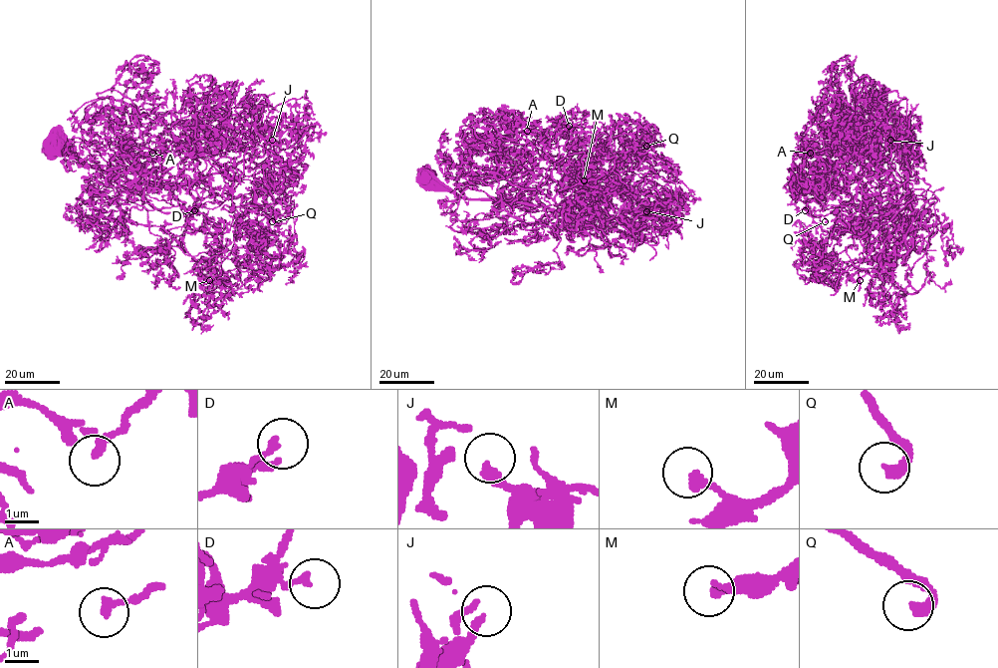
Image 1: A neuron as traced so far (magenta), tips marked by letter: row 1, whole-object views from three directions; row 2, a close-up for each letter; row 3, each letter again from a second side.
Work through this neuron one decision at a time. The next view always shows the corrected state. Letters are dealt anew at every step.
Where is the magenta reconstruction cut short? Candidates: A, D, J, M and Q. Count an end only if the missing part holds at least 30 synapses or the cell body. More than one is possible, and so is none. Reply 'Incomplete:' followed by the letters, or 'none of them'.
Incomplete: J, Q

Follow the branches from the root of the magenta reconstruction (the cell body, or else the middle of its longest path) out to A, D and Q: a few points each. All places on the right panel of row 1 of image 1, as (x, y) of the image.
A: (857, 143), (896, 194), (891, 213), (853, 197), (817, 155), (802, 155), (806, 144), (810, 153)
D: (857, 143), (896, 194), (893, 211), (853, 197), (824, 163), (791, 201), (805, 210)
Q: (857, 143), (877, 165), (879, 183), (893, 180), (890, 173), (880, 193), (857, 209), (817, 210), (825, 221)

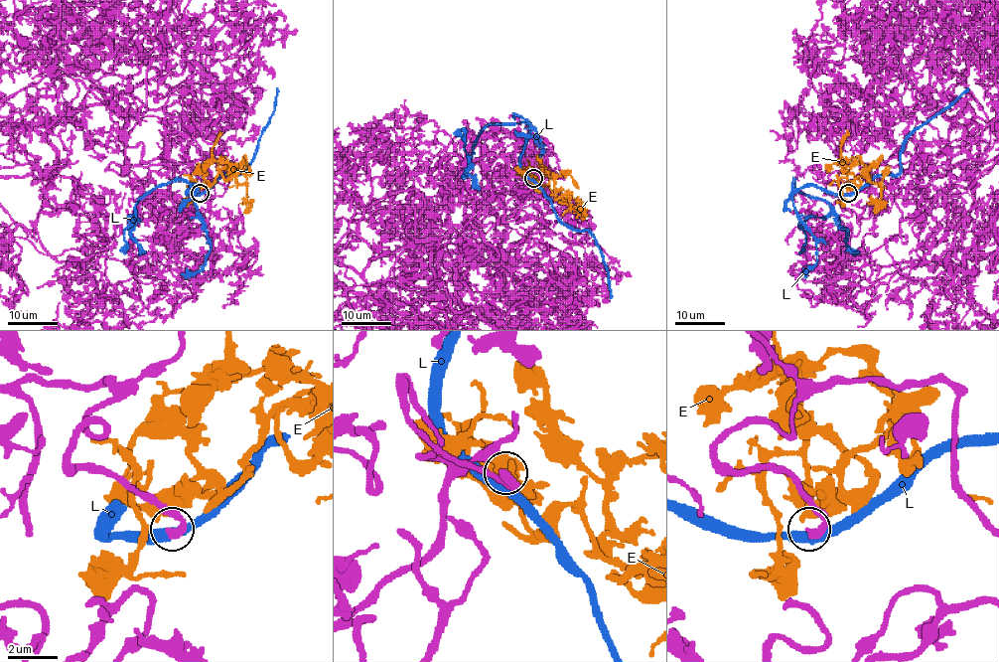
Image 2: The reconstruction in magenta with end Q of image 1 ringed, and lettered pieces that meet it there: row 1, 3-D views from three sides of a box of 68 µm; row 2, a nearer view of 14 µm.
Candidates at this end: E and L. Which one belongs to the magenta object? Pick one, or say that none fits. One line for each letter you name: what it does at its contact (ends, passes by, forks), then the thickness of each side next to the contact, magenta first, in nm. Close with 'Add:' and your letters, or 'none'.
Add: none

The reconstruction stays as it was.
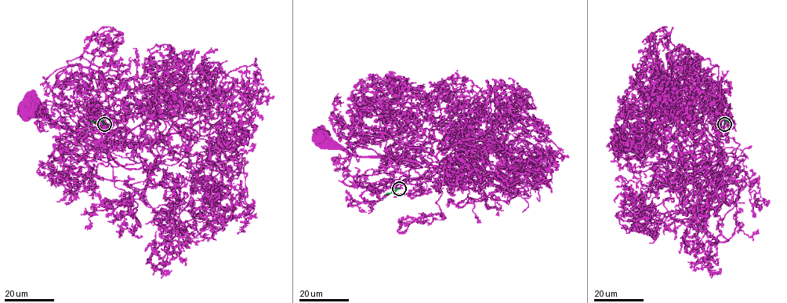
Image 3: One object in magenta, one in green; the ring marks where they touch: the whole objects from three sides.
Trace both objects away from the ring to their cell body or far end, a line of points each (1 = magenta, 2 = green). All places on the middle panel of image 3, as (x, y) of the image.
1: (398, 188), (410, 179), (417, 189), (418, 177), (463, 149), (484, 160), (458, 170), (363, 157), (324, 137)
2: (398, 188), (384, 195)

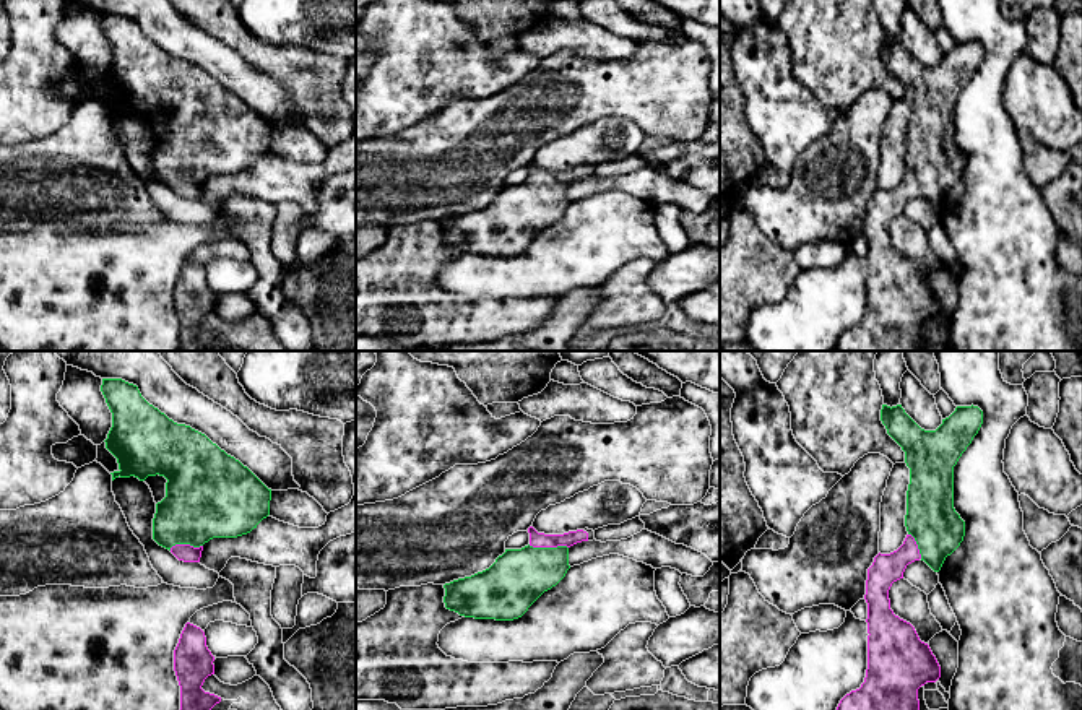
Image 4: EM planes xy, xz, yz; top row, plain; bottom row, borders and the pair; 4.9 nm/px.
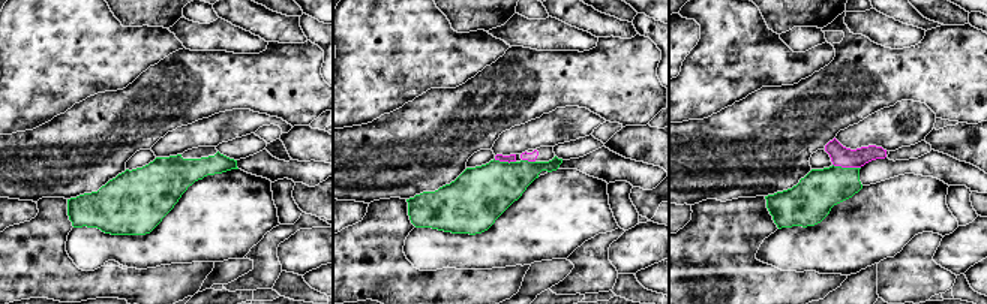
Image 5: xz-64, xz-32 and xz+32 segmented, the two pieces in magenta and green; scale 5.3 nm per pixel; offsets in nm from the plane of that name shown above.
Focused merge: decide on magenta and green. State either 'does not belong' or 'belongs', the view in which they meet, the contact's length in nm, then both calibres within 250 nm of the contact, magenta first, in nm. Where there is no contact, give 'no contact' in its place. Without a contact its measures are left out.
belongs; contact in xz; length 200 nm; calibres 80 and 280 nm

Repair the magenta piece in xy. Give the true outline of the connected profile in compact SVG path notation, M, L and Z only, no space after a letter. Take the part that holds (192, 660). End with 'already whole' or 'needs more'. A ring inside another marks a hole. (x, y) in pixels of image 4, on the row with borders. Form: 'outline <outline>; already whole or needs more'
outline M187 622L174 650L174 671L180 686L180 710L211 710L221 697L201 689L205 679L214 674L214 656L206 647L205 632Z; already whole

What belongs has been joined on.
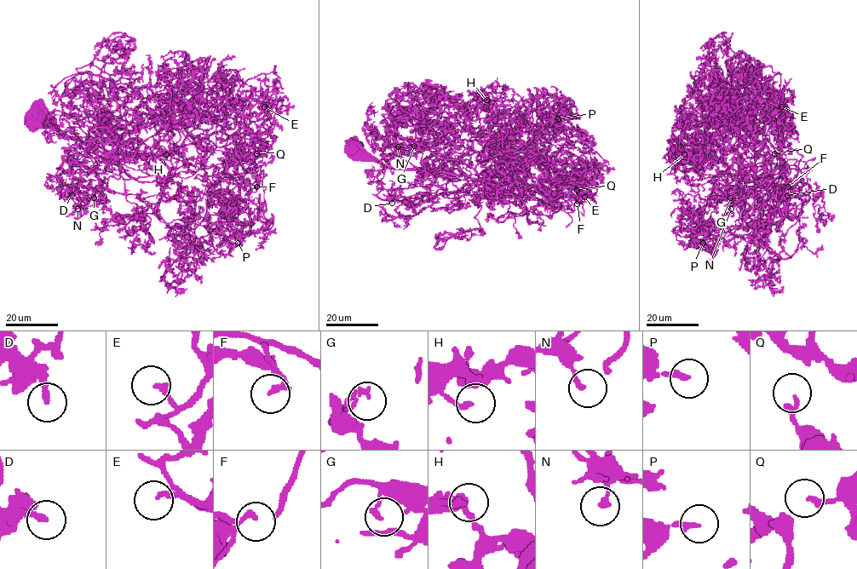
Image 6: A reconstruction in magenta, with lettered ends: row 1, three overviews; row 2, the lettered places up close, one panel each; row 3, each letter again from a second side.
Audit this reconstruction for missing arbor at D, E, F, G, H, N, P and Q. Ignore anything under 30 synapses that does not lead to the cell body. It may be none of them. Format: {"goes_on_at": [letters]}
{"goes_on_at": ["E"]}

